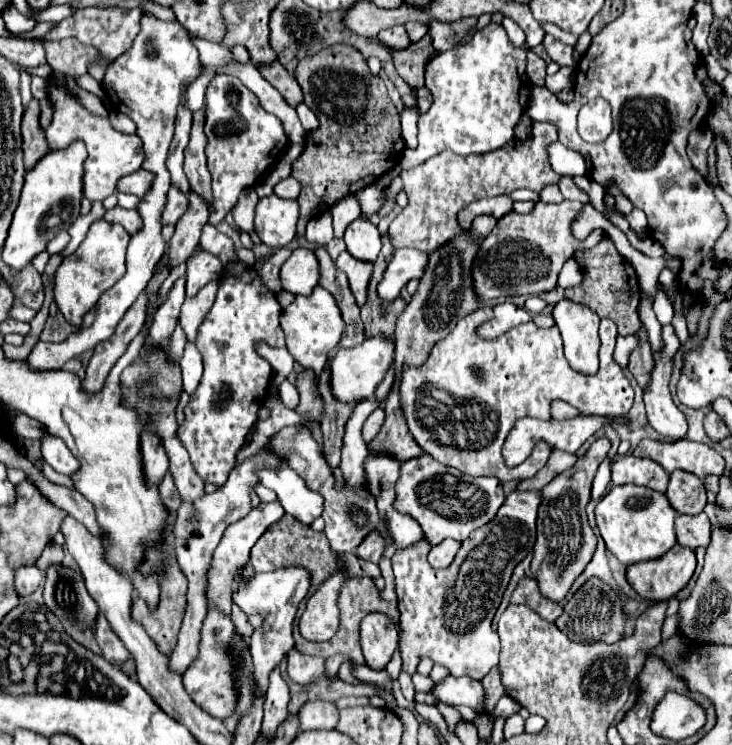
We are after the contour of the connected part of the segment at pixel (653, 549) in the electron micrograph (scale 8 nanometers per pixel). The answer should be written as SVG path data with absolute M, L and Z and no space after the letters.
M613 486L609 494L595 508L597 528L607 544L607 550L623 564L637 564L645 560L661 558L669 548L677 544L675 540L675 516L665 494L643 486Z

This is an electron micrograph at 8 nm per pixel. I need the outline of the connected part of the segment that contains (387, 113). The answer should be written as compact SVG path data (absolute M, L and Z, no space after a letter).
M335 44L317 52L315 56L303 58L295 68L295 78L303 90L305 104L317 114L321 126L317 132L305 136L305 150L299 160L293 164L291 176L301 184L301 194L297 198L301 206L301 216L297 224L297 232L303 234L305 226L311 218L327 212L337 200L357 194L359 190L375 184L385 172L389 172L403 152L403 138L399 126L399 114L387 96L387 88L383 80L371 74L367 60L359 54L357 48L347 44Z

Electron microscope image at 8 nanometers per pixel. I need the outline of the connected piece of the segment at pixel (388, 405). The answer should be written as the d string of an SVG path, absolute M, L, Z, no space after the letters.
M395 380L395 388L391 388L391 396L385 400L385 424L375 440L369 444L371 452L389 452L399 460L411 460L415 456L425 454L411 438L407 422L403 420L403 408L399 406L399 380Z

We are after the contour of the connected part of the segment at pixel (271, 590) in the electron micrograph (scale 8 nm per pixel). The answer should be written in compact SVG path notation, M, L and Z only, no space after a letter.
M279 568L275 572L255 574L249 582L237 584L233 590L233 602L247 614L247 616L263 616L263 628L255 628L249 640L249 652L253 658L253 676L259 688L267 690L267 680L273 668L285 658L287 650L295 646L293 640L293 620L301 600L309 594L311 574L307 568Z

